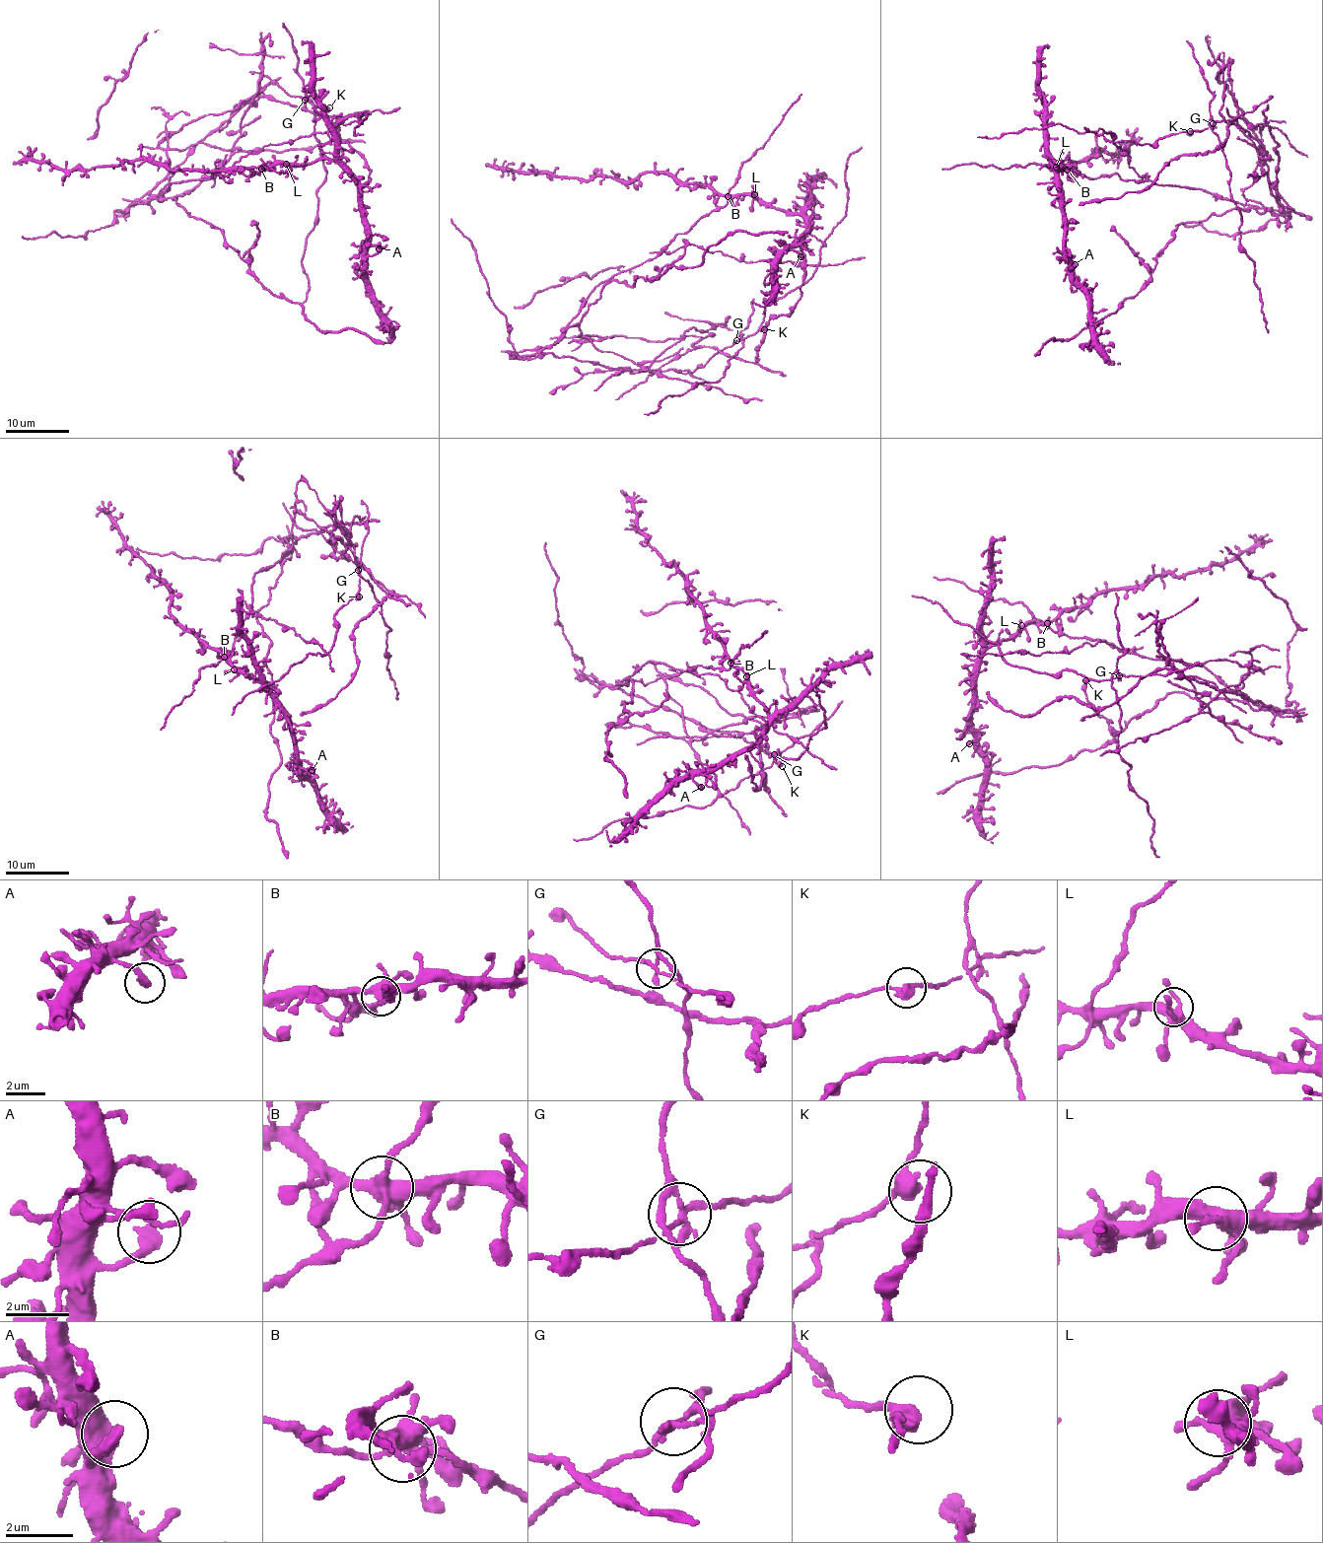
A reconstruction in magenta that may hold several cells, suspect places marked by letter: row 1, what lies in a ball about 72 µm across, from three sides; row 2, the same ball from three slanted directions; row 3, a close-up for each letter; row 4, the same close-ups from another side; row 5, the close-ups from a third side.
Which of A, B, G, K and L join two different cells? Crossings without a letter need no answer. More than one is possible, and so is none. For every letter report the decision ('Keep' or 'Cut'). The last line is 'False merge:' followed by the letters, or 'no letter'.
A: Keep
B: Cut
G: Cut
K: Keep
L: Keep
False merge: B, G

